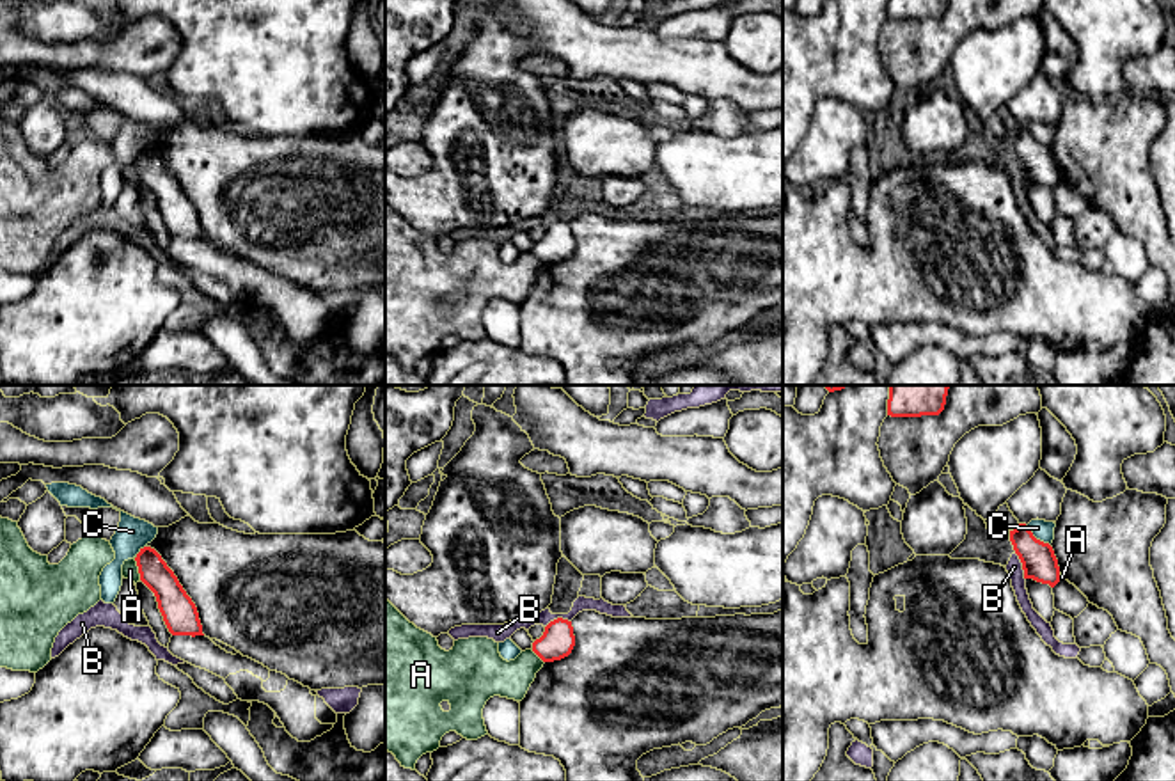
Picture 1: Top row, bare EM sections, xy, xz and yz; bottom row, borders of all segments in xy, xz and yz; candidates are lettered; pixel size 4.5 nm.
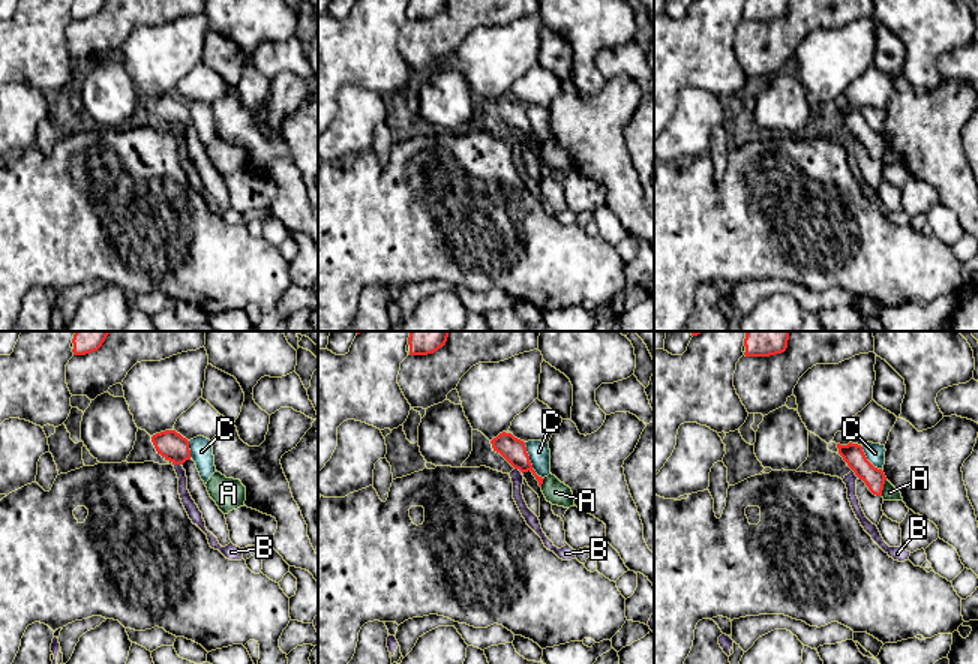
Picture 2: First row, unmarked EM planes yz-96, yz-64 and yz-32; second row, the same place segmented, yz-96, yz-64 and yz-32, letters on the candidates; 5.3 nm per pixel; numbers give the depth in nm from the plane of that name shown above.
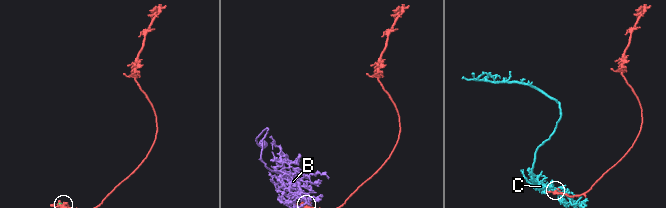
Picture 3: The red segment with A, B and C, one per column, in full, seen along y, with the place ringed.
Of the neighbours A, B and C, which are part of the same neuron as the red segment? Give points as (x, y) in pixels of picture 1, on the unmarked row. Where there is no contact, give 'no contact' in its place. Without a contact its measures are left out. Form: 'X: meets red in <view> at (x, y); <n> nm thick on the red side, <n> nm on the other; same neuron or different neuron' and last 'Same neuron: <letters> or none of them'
A: meets red in xy at (139, 171); 150 nm thick on the red side, 80 nm on the other; different neuron
B: meets red in yz at (1023, 169); 160 nm thick on the red side, 70 nm on the other; different neuron
C: meets red in yz at (1035, 141); 160 nm thick on the red side, 90 nm on the other; different neuron
Same neuron: none of them

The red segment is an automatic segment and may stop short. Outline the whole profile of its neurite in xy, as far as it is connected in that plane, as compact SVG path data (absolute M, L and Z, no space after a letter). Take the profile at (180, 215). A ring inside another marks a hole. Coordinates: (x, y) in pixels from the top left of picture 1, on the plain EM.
M144 149L135 160L140 183L154 195L158 211L172 238L204 238L199 215L162 158Z

